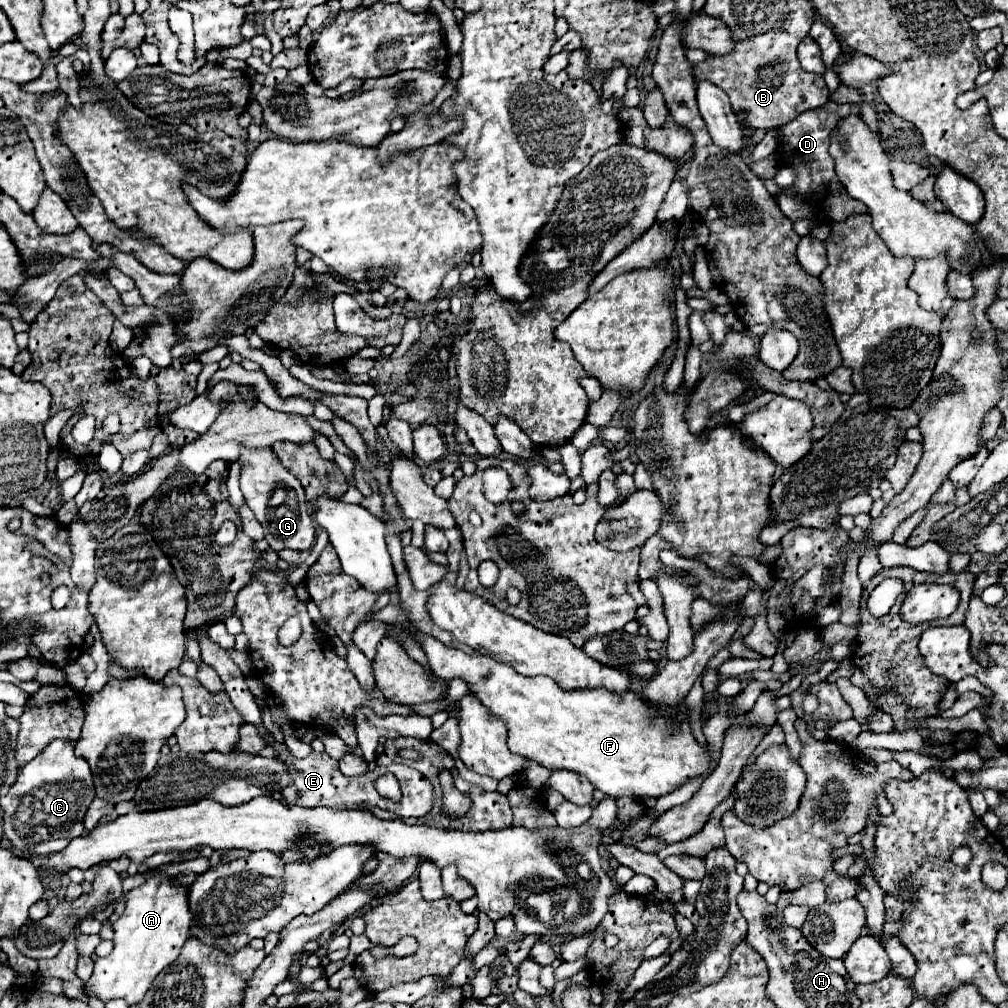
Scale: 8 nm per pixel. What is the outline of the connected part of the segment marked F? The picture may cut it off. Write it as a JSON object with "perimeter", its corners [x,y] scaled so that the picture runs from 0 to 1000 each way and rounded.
{"perimeter":[[[414,626],[414,636],[424,650],[428,666],[434,672],[443,674],[443,676],[451,672],[461,674],[467,688],[471,688],[473,693],[489,709],[503,715],[505,743],[509,747],[529,753],[543,763],[566,763],[570,767],[580,769],[588,777],[588,781],[598,785],[600,789],[606,789],[606,791],[624,789],[630,793],[662,789],[674,783],[676,779],[703,767],[705,743],[703,739],[693,741],[693,737],[689,735],[686,719],[684,719],[684,703],[680,695],[672,699],[656,701],[656,699],[644,697],[632,686],[608,688],[598,682],[561,686],[545,672],[519,672],[513,666],[509,666],[505,660],[495,658],[477,648],[463,650],[455,644],[441,642],[438,636],[434,636],[432,632],[424,628]]]}

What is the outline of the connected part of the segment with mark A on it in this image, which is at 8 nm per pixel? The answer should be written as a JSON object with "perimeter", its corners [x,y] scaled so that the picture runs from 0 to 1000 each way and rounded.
{"perimeter":[[[148,864],[144,876],[124,888],[126,900],[112,916],[114,939],[108,949],[94,953],[94,963],[90,971],[84,973],[84,983],[102,993],[120,989],[132,997],[142,991],[156,965],[176,951],[184,932],[189,930],[188,920],[191,908],[188,902],[188,880],[176,876],[176,870],[168,870],[160,864]]]}

